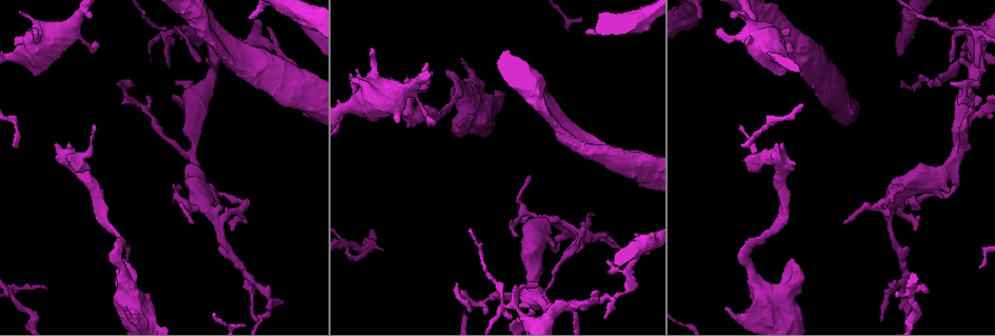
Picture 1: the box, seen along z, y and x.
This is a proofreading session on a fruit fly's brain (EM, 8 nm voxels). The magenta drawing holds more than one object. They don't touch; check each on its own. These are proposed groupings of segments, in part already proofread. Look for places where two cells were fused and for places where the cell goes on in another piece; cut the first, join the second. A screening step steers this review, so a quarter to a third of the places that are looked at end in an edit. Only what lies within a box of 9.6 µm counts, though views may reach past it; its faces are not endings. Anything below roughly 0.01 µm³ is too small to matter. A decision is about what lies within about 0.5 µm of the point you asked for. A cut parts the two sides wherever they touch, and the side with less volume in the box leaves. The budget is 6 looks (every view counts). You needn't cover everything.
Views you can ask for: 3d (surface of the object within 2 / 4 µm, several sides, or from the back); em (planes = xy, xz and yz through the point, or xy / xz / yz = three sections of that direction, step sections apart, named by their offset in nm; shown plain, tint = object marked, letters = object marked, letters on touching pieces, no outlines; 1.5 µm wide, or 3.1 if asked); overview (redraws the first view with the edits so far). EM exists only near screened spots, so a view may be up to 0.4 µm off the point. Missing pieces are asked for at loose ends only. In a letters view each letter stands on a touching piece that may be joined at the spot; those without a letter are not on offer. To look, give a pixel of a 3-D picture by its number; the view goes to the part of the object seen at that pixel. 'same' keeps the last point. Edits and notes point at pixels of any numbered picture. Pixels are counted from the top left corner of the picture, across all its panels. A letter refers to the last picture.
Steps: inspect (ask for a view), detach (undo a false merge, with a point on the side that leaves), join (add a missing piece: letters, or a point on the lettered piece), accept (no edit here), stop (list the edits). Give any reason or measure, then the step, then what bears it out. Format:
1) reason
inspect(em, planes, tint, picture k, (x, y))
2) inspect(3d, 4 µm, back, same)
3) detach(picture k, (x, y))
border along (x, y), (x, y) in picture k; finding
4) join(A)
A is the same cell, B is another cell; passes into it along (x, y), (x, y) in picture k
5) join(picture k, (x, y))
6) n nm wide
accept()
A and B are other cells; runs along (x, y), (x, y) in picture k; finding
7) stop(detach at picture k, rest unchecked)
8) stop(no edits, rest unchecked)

inspect(3d, 2 µm, picture 1, (169, 32))

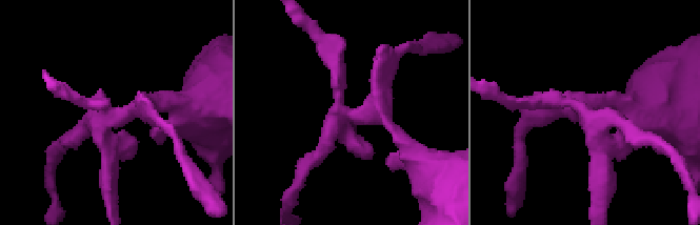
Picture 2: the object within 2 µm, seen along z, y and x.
inspect(em, planes, tint, picture 2, (586, 114))

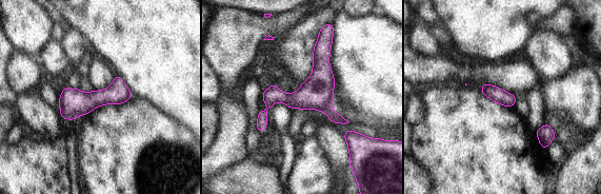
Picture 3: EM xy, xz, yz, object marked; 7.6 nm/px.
see the neighbours
inspect(em, planes, letters, same)

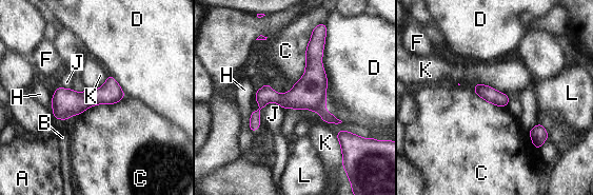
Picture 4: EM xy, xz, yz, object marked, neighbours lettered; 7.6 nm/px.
120 nm wide
accept()
A, B, C, D, F, H, J, K and L are other cells; border along (313, 30), (305, 71), (293, 85) in picture 4; all the same cell

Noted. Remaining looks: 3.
tapers out
inspect(3d, 2 µm, picture 1, (14, 146))

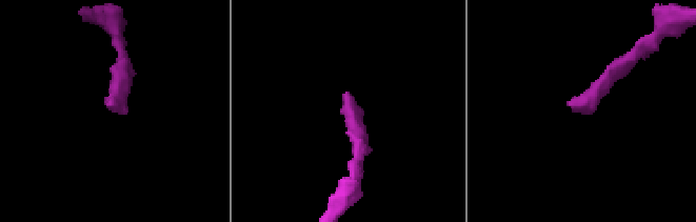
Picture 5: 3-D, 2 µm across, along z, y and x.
inspect(em, planes, letters, picture 5, (110, 109))

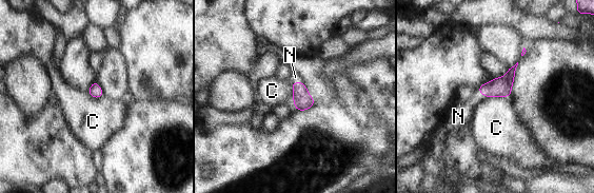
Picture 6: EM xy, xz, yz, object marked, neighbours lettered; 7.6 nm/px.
join(N)
N is the same cell, C is another cell; passes into it along (302, 100), (297, 82), (294, 77) in picture 6; the cell continues

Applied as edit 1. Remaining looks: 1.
stop(join at picture 6, rest unchecked)

